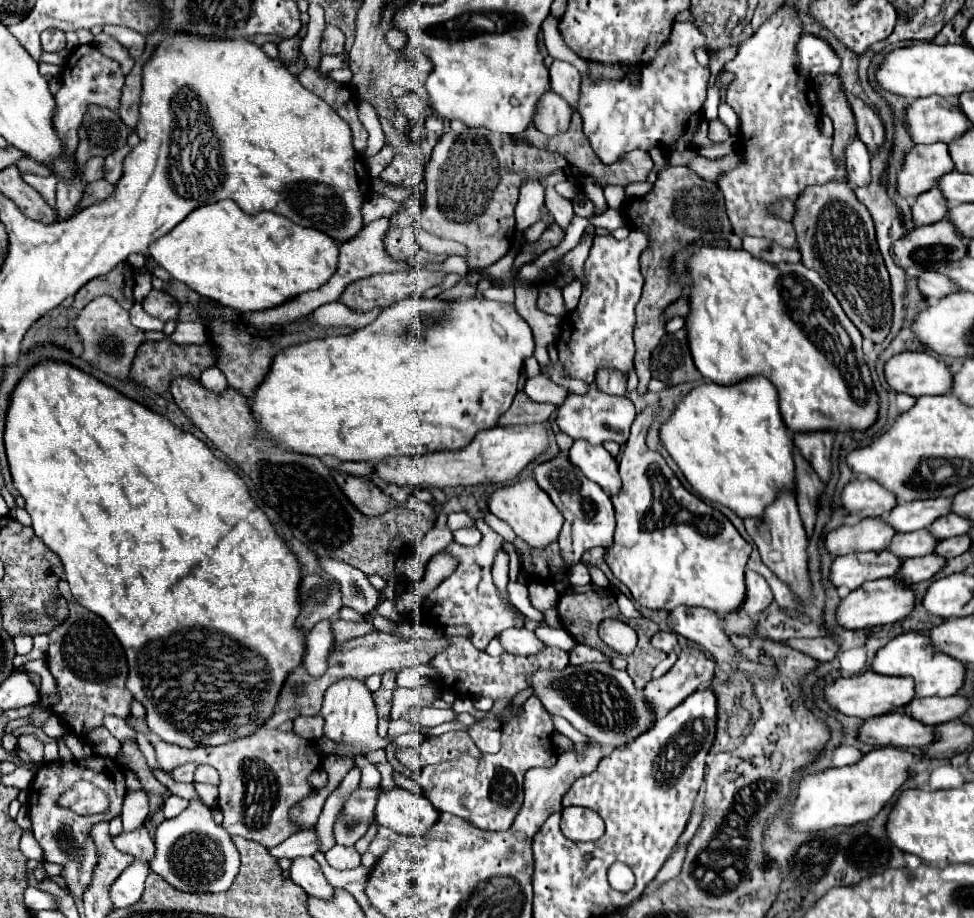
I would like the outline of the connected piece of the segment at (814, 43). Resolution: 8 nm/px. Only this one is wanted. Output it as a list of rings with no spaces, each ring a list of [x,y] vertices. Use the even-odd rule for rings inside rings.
[[[804,34],[798,44],[798,54],[800,54],[800,72],[804,78],[816,78],[822,72],[838,72],[840,68],[840,58],[832,50],[832,46],[814,36],[814,34]]]

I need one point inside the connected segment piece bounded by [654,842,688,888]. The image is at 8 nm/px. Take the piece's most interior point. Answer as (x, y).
(672, 867)

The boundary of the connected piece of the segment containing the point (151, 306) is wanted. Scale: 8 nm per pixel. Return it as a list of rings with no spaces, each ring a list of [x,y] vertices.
[[[152,290],[148,294],[148,298],[142,302],[142,306],[146,308],[146,312],[162,322],[168,322],[168,320],[178,320],[178,310],[180,310],[180,304],[176,298],[172,298],[170,294],[166,292],[158,292],[158,290]]]

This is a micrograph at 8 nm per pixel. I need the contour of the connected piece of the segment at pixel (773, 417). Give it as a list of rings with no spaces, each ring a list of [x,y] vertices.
[[[752,376],[732,386],[706,382],[690,390],[680,400],[670,420],[660,428],[660,440],[684,472],[686,480],[704,500],[730,508],[742,520],[764,516],[766,506],[772,504],[782,490],[788,488],[796,492],[796,470],[792,456],[794,444],[780,416],[778,392],[764,376]]]

